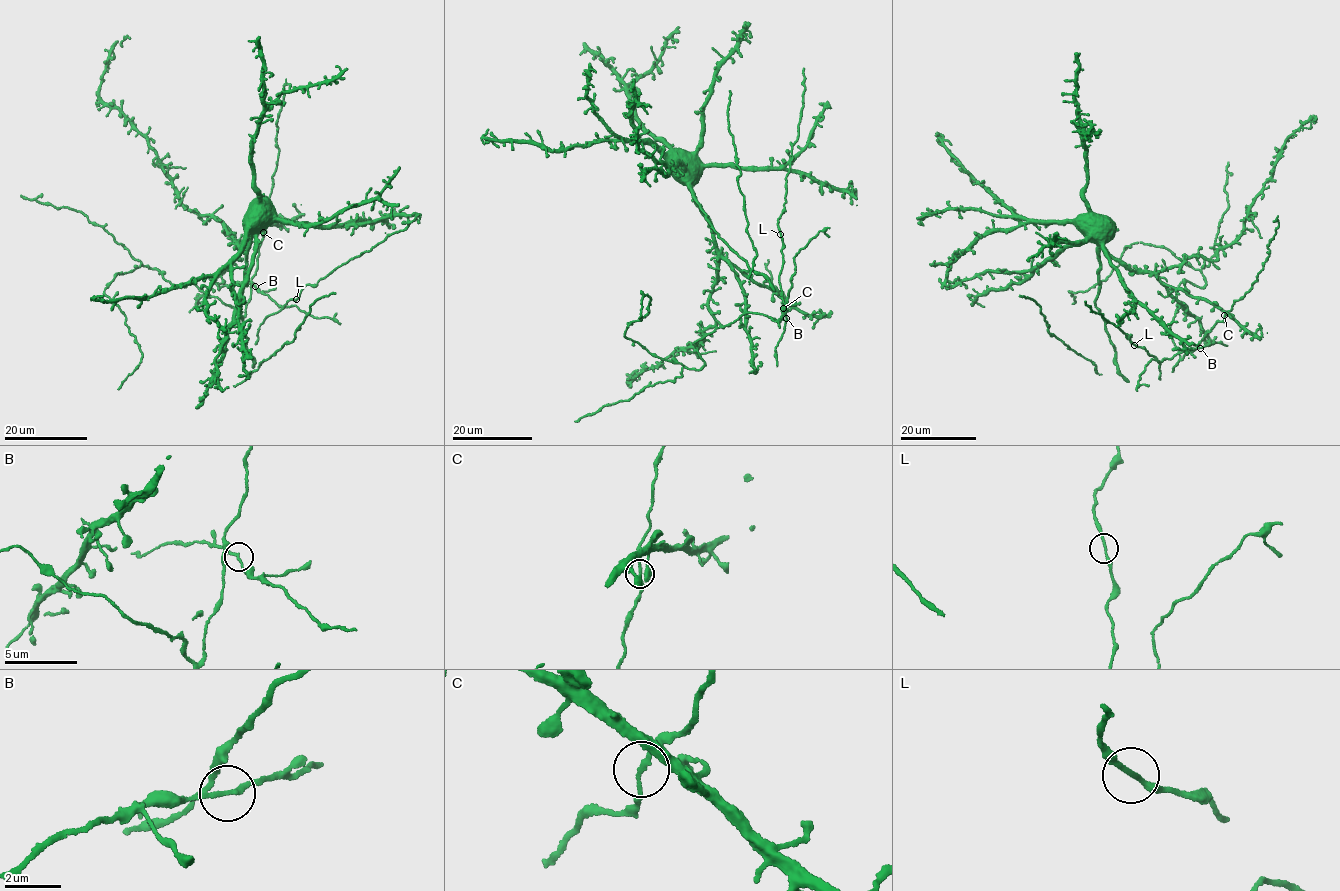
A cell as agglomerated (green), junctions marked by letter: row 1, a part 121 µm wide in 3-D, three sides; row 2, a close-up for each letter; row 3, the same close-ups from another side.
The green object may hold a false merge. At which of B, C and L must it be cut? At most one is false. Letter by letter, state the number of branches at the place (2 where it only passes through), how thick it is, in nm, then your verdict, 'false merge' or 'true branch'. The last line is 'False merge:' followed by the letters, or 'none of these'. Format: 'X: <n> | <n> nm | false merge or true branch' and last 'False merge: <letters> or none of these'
B: 2 | 160 nm | true branch
C: 2 | 150 nm | true branch
L: 2 | 160 nm | true branch
False merge: none of these

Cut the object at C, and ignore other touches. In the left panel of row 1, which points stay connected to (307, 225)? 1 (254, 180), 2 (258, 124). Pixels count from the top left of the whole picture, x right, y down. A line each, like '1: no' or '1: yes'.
1: yes
2: yes

